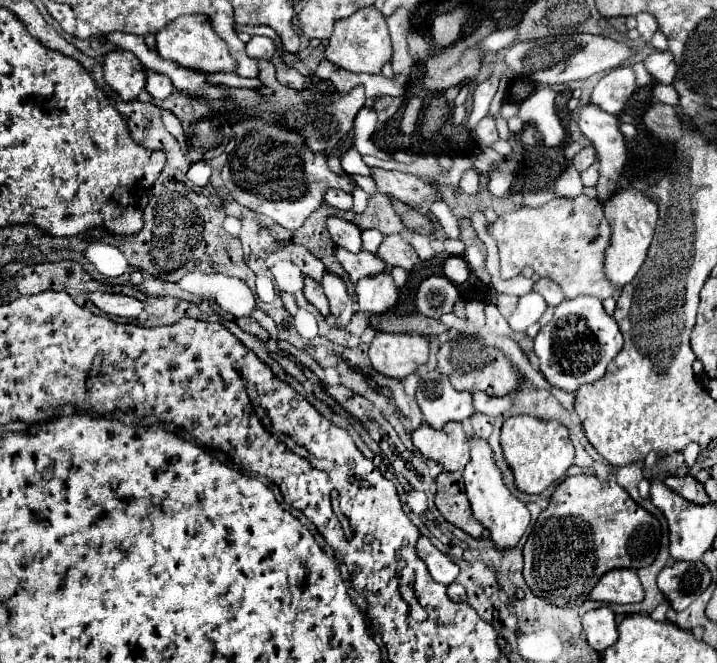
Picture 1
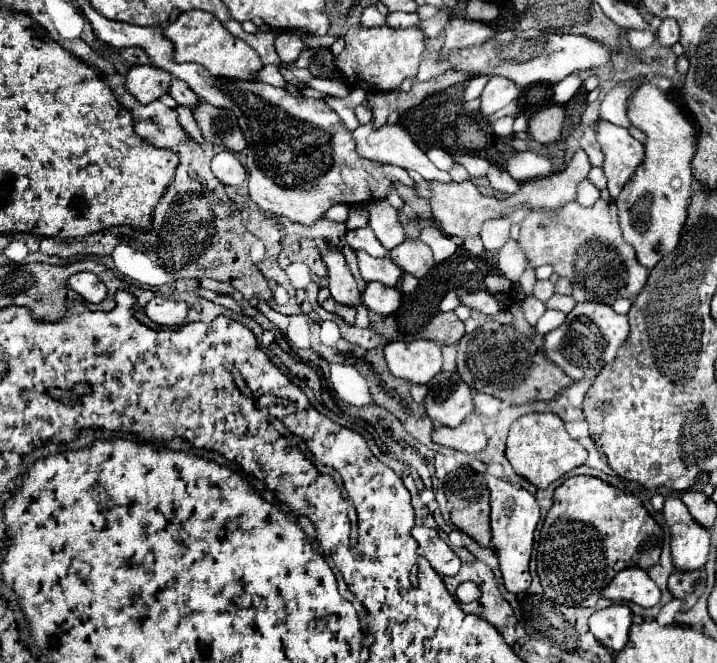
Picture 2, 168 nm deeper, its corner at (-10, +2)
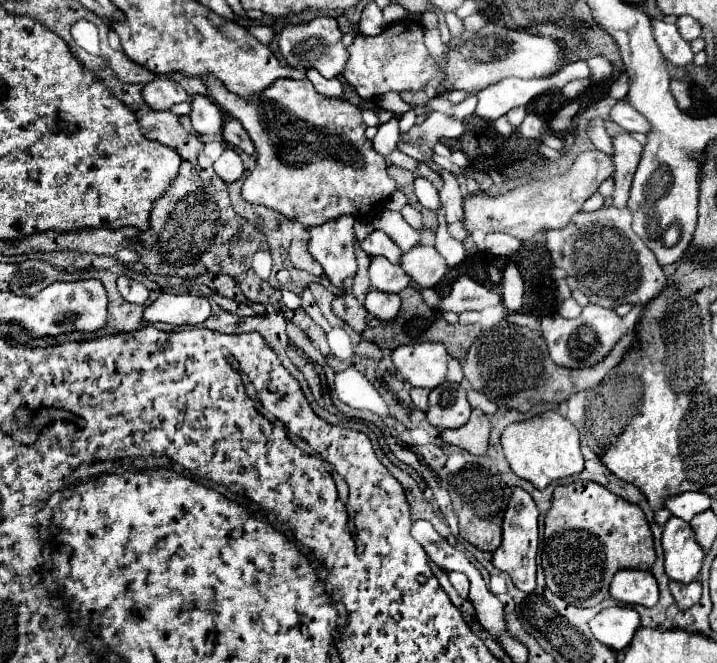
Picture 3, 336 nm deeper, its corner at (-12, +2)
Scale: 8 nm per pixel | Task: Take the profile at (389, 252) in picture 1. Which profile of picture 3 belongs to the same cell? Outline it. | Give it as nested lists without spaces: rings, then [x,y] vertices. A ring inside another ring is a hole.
[[[414,246],[410,252],[402,256],[404,272],[420,286],[420,288],[432,288],[436,286],[442,276],[448,272],[446,260],[436,252],[434,246]]]

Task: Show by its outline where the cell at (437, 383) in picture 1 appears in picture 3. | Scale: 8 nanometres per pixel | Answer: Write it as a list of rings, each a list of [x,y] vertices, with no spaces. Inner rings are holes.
[[[444,382],[430,392],[430,408],[426,412],[432,426],[446,430],[446,428],[460,428],[470,418],[470,404],[466,400],[466,390],[460,384]]]

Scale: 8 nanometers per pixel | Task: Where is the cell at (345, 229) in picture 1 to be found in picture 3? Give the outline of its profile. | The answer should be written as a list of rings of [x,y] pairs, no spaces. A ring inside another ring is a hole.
[[[374,230],[364,242],[360,242],[362,250],[368,252],[370,256],[384,256],[388,258],[392,264],[400,264],[400,256],[402,250],[398,248],[396,242],[392,242],[392,238],[380,230]]]

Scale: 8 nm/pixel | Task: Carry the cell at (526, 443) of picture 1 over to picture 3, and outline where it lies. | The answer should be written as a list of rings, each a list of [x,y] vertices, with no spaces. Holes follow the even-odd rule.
[[[552,410],[524,422],[510,424],[502,432],[502,448],[512,472],[528,480],[538,490],[544,490],[554,480],[568,478],[584,470],[584,456],[580,452],[578,430],[568,418]]]

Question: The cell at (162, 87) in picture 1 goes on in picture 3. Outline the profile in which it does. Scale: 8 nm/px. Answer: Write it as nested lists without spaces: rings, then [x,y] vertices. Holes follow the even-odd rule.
[[[206,96],[192,98],[192,126],[198,134],[222,134],[224,116],[218,106],[214,106]]]

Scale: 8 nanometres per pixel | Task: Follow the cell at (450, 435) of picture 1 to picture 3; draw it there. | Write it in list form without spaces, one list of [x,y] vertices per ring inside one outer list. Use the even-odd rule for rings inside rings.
[[[472,410],[472,416],[464,426],[442,432],[442,440],[446,444],[458,446],[476,456],[486,454],[488,438],[490,438],[490,422],[488,422],[486,414],[480,410]]]

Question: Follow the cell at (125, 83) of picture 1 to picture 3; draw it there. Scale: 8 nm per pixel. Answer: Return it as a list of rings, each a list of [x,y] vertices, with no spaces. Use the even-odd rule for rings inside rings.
[[[156,78],[144,86],[144,100],[152,110],[170,110],[174,104],[186,102],[188,98],[186,90],[170,78]]]

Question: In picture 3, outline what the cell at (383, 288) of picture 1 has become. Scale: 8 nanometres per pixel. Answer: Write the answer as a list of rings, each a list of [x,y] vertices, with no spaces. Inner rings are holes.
[[[368,290],[364,308],[378,320],[394,320],[400,312],[400,296],[380,290]]]

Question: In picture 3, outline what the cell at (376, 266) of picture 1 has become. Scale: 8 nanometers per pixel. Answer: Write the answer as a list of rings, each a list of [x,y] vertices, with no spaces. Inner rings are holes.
[[[374,256],[370,264],[370,282],[372,288],[388,294],[398,294],[406,286],[410,286],[410,278],[402,270],[400,264],[390,264],[384,256]]]

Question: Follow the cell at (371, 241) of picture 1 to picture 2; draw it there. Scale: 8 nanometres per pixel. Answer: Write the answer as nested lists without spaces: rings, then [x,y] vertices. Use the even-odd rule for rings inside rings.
[[[374,200],[368,204],[370,208],[370,228],[376,238],[384,244],[386,250],[392,250],[400,242],[404,242],[404,230],[398,222],[396,210],[386,200]]]

